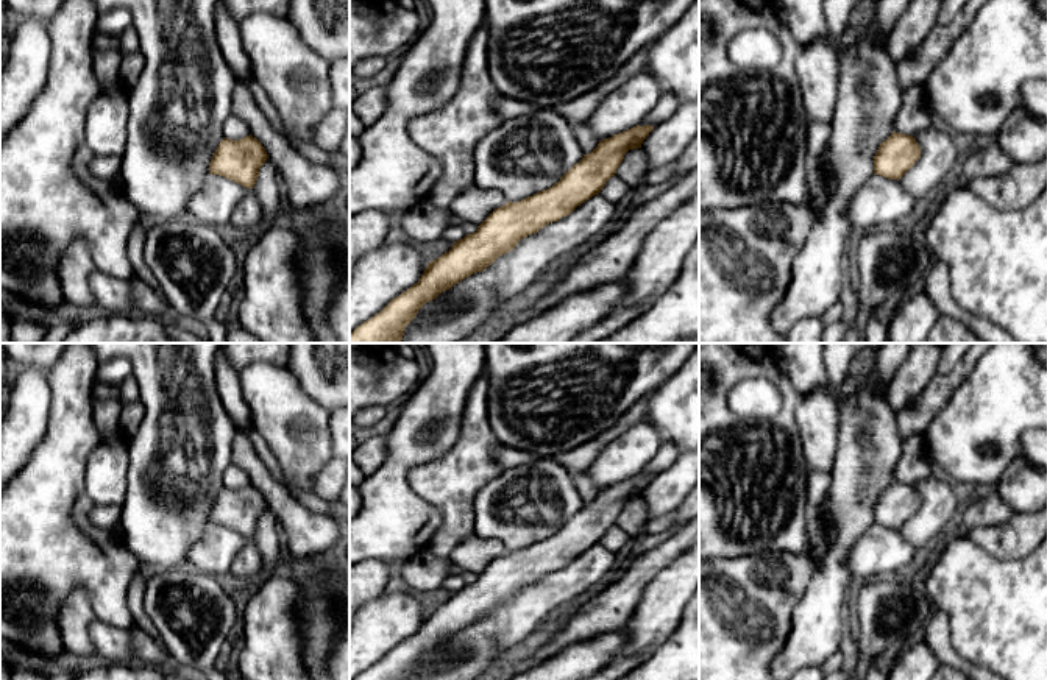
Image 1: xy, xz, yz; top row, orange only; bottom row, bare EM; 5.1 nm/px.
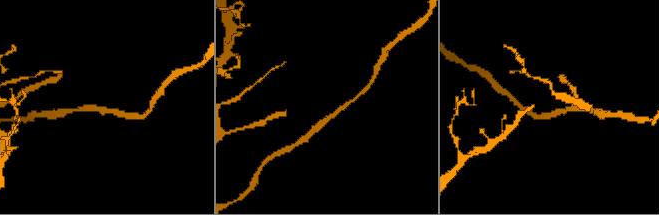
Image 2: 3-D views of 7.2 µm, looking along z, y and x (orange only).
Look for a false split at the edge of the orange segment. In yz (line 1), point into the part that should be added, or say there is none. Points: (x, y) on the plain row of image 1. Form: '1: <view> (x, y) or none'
1: none

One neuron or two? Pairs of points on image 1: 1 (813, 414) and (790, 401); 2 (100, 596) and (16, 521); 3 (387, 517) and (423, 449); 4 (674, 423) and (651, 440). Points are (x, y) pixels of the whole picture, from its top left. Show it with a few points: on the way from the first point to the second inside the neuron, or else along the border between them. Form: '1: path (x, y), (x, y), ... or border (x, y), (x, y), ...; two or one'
1: border (798, 398), (796, 424), (802, 440); two
2: path (80, 574), (55, 549), (42, 548), (38, 543); one
3: path (389, 499), (389, 482), (406, 462); one
4: border (643, 420), (663, 440); two

